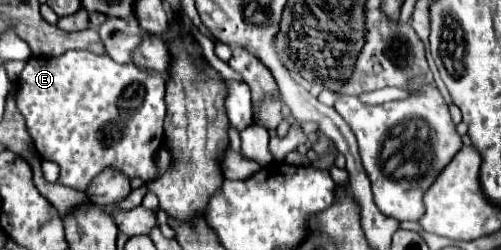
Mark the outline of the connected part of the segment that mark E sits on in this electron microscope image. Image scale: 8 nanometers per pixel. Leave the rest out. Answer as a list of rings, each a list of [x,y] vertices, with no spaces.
[[[67,51],[59,57],[31,57],[17,81],[17,109],[25,117],[27,131],[39,155],[61,167],[61,185],[87,191],[91,181],[105,169],[113,169],[127,179],[139,177],[143,183],[159,177],[157,151],[165,138],[165,85],[155,73],[143,73],[135,65],[119,65],[109,55],[89,51]]]

